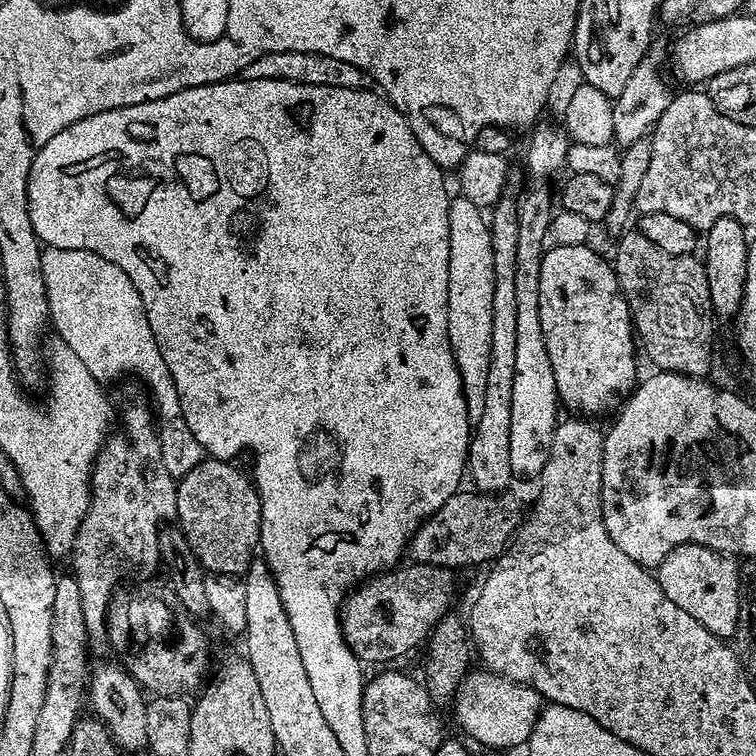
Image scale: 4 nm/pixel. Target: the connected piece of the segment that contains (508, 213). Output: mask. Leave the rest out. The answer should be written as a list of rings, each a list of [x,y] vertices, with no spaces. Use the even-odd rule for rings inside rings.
[[[508,198],[495,205],[490,216],[492,249],[494,250],[494,310],[492,311],[492,341],[490,342],[490,370],[486,374],[486,406],[478,413],[474,431],[468,441],[468,463],[470,476],[484,490],[500,490],[514,473],[510,466],[510,406],[514,394],[514,357],[518,334],[518,302],[514,298],[514,270],[518,250],[517,209]]]

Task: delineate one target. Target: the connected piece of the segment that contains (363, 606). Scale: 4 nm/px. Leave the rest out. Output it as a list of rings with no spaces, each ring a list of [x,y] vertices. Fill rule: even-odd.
[[[412,562],[409,563],[409,565],[410,566],[406,566],[406,564],[404,564],[395,569],[386,570],[380,575],[377,574],[368,577],[367,580],[361,581],[360,584],[353,587],[345,597],[345,601],[342,605],[341,628],[343,630],[344,640],[350,645],[352,652],[355,653],[357,659],[360,660],[361,663],[367,664],[367,662],[370,662],[372,664],[380,664],[382,662],[388,662],[406,655],[418,645],[421,647],[427,641],[428,636],[431,635],[432,626],[451,611],[450,604],[454,594],[455,573],[451,569],[443,569],[433,564],[418,564]]]

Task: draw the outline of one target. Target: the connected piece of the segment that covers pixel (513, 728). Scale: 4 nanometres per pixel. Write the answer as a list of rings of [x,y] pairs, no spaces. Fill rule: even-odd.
[[[487,670],[469,671],[454,697],[456,720],[463,735],[469,741],[477,740],[492,748],[516,748],[527,745],[532,737],[532,728],[542,711],[542,697],[529,684],[519,684],[505,676],[497,676]]]

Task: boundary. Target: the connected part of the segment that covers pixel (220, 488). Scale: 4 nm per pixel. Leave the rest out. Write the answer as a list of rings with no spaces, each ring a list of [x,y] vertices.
[[[205,458],[201,464],[194,466],[194,470],[190,470],[190,474],[179,477],[175,519],[184,532],[186,542],[190,542],[190,550],[197,552],[196,561],[204,567],[205,573],[243,577],[257,555],[260,543],[260,493],[256,491],[255,483],[247,475],[244,477],[234,465],[227,460]]]

